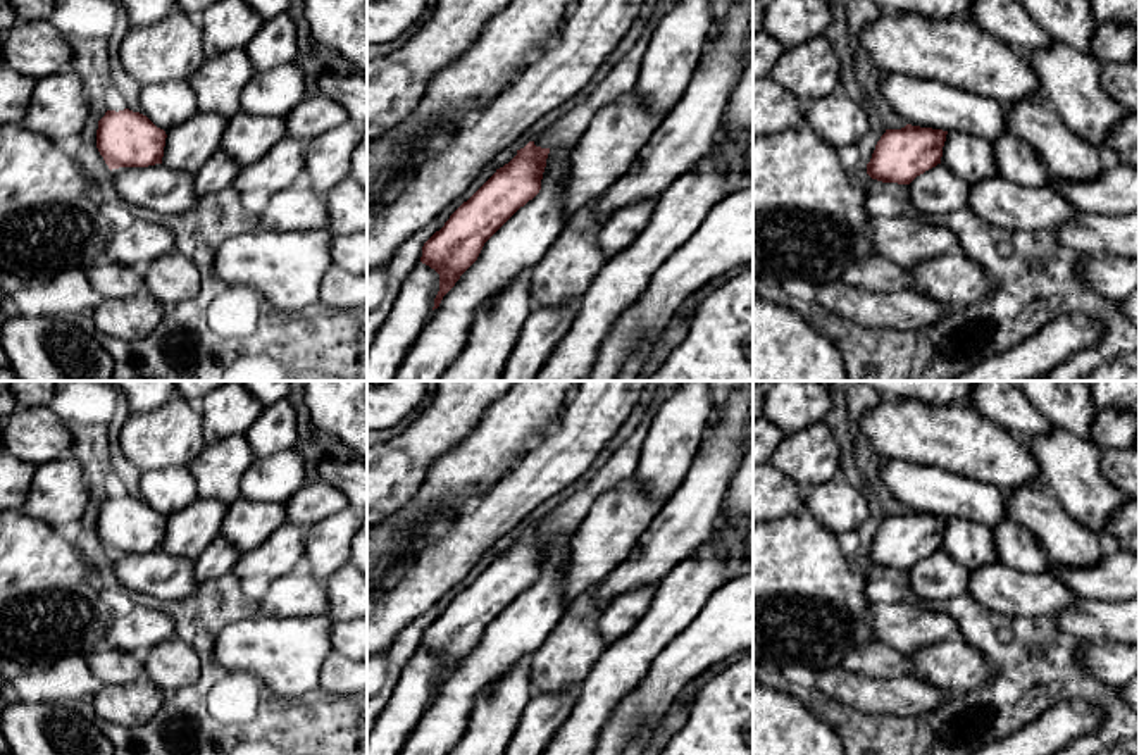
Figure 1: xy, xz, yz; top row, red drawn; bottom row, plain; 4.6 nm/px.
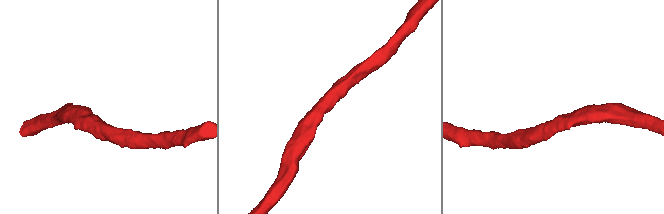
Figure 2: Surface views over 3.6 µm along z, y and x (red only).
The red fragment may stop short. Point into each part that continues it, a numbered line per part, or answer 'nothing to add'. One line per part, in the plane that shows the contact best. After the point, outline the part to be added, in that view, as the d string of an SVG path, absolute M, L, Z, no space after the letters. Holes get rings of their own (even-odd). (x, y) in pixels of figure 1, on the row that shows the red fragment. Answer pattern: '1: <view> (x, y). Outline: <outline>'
nothing to add

